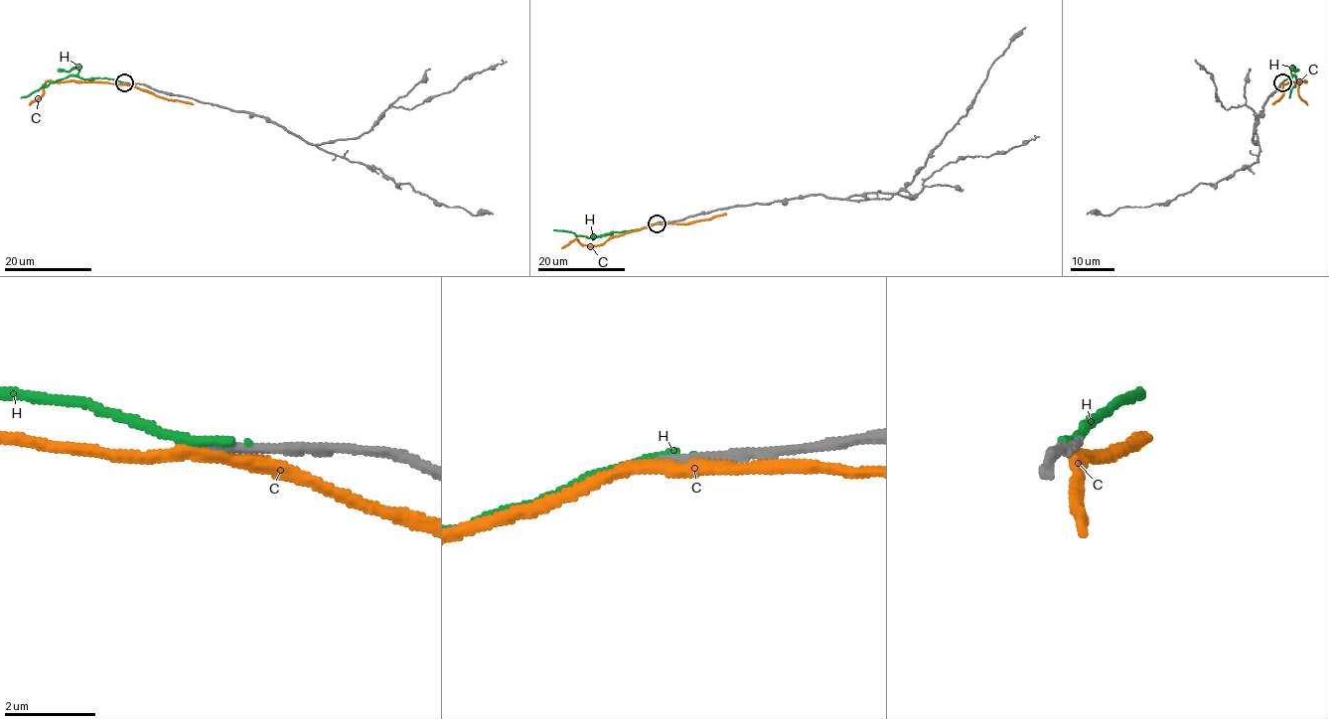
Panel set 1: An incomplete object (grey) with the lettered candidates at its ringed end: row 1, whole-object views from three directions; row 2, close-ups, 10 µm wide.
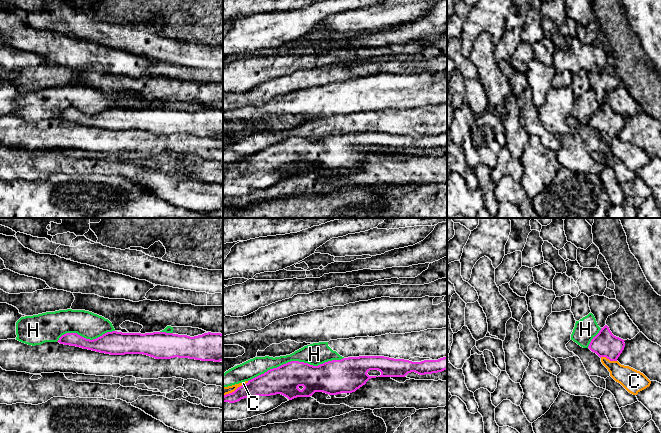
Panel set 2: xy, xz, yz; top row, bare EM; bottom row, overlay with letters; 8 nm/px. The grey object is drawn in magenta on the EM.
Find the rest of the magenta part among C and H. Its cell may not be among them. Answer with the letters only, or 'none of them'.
none of them

